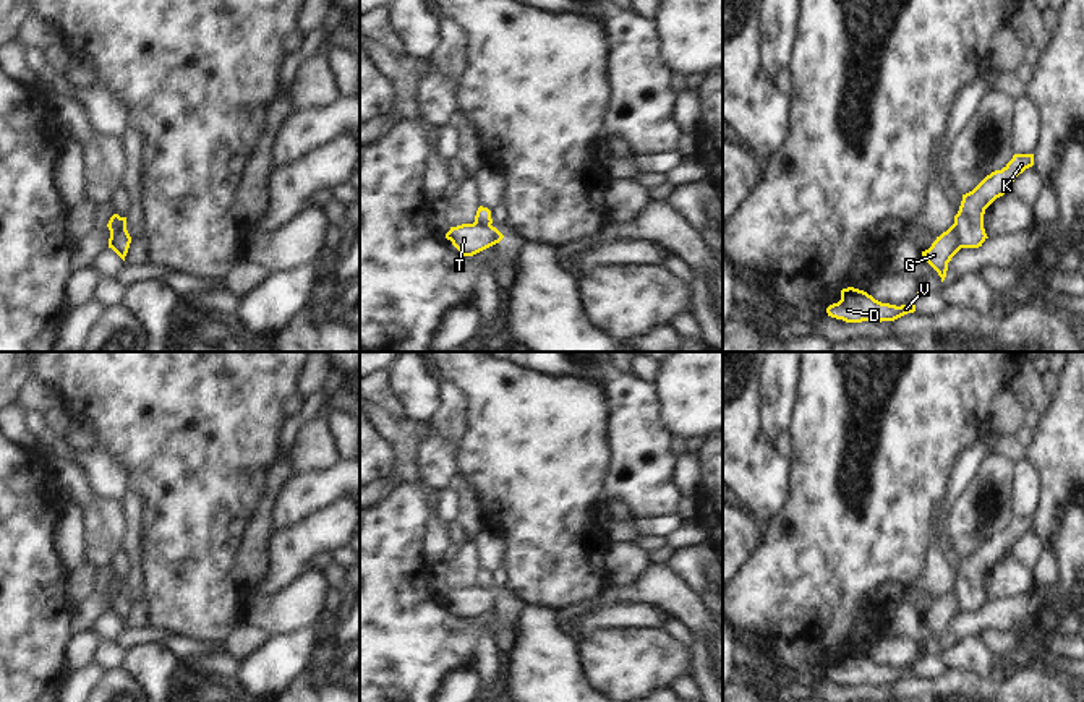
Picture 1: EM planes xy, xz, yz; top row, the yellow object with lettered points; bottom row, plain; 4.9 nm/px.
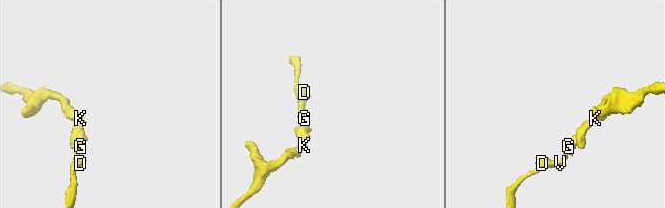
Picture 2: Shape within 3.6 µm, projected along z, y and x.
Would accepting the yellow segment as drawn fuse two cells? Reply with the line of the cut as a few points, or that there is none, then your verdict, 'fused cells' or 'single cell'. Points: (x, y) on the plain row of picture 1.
cut in yz along (953, 587), (961, 610); fused cells

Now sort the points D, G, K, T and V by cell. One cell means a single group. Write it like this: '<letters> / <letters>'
D G V / K T

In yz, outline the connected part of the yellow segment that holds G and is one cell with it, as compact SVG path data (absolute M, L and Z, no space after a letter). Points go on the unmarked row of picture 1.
M951 589L946 595L937 600L928 613L922 614L922 619L938 636L943 645L948 626L959 613L961 606L958 597L954 595L954 589Z

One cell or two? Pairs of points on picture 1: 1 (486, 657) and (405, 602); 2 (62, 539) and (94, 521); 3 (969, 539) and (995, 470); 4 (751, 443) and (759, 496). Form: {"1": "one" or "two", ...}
{"1": "two", "2": "two", "3": "one", "4": "one"}

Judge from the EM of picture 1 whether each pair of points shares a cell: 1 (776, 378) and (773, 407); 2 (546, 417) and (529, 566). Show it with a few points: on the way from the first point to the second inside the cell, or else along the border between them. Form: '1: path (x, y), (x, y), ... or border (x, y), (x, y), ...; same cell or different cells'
1: path (776, 385), (776, 401); same cell
2: path (545, 454), (545, 529); same cell

